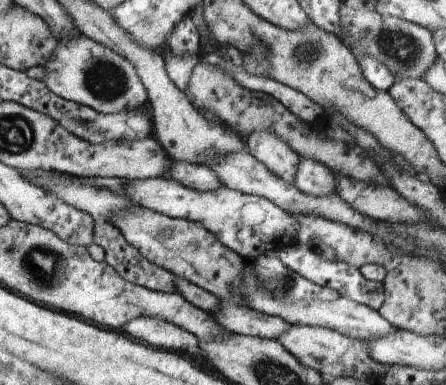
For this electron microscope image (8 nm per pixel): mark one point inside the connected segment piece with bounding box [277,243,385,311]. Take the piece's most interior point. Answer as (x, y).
(347, 280)

